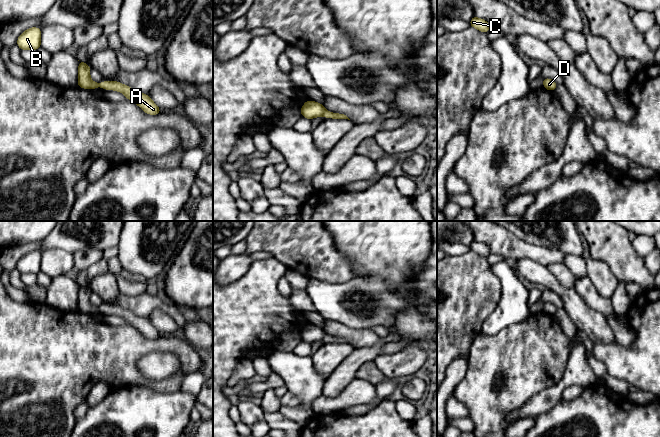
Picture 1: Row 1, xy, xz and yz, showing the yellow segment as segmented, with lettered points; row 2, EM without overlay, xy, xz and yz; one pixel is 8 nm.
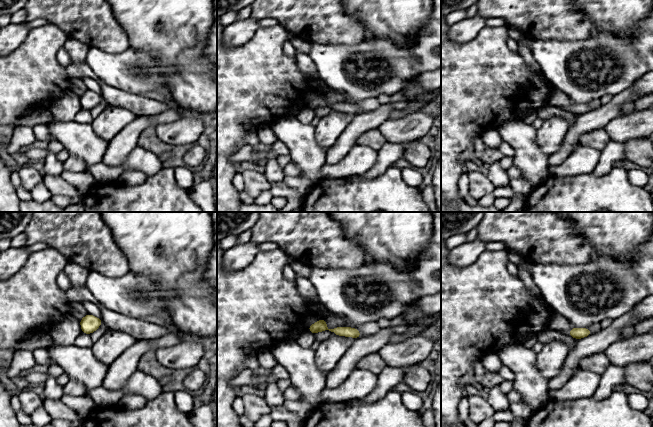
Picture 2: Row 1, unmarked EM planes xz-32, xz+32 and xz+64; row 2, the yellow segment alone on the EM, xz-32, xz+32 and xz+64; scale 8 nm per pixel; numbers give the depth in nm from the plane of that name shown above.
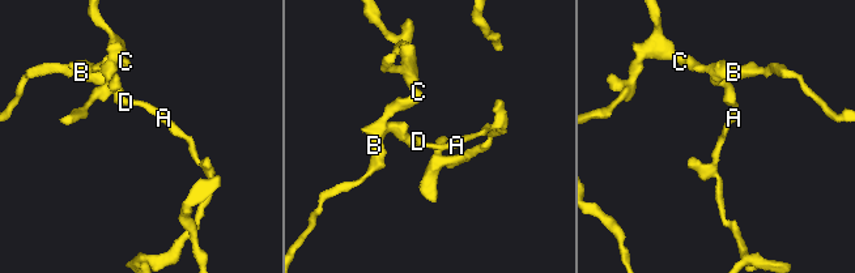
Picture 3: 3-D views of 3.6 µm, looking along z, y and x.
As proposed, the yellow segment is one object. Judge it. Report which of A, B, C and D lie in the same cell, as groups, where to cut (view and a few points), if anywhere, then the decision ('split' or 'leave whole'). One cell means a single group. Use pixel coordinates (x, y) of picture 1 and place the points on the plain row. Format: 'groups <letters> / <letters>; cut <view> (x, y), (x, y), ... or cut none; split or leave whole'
groups A B C D; cut none; leave whole

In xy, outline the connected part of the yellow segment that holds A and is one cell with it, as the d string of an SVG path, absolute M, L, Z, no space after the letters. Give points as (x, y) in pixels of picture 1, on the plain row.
M79 285L77 310L90 314L96 313L99 310L106 314L115 314L123 317L128 324L138 329L146 338L157 339L161 337L160 332L153 326L148 318L137 316L133 312L117 305L93 306L90 302L90 294L91 290L88 290L84 285Z

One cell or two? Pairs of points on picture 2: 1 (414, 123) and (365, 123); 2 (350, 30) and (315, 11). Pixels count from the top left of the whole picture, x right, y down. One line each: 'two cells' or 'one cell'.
1: two cells
2: one cell

